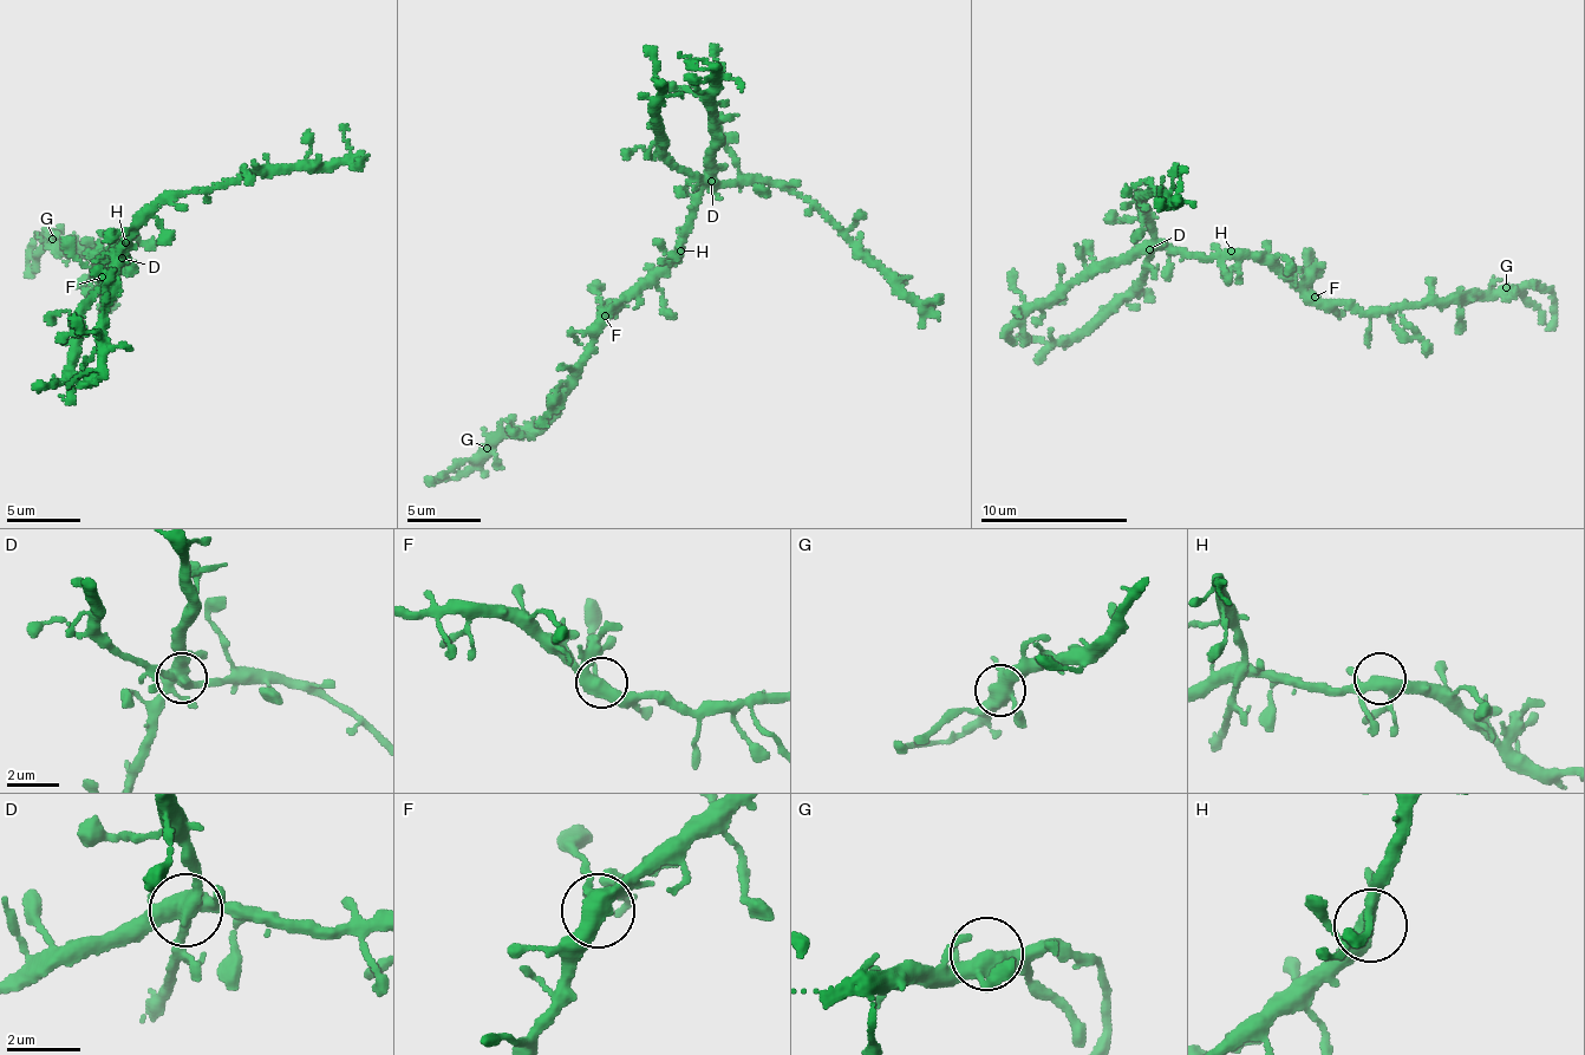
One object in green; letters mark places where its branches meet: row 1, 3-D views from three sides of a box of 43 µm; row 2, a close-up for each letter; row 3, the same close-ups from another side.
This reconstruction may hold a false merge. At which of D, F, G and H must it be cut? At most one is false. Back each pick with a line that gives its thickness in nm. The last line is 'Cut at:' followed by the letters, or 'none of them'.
Cut at: none of them

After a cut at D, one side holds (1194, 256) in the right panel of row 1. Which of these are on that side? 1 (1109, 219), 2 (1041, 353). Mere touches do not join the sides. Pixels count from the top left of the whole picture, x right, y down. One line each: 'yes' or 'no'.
1: no
2: no

